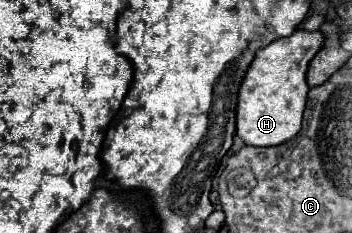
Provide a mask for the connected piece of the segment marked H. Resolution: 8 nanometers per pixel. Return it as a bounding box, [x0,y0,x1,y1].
[237,30,323,146]

